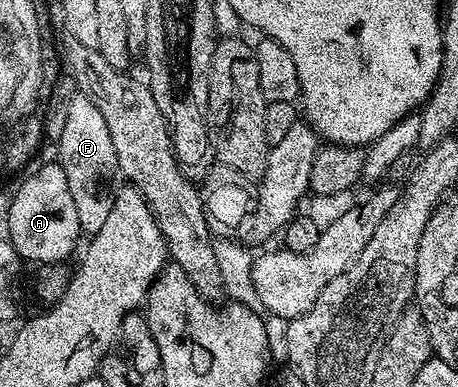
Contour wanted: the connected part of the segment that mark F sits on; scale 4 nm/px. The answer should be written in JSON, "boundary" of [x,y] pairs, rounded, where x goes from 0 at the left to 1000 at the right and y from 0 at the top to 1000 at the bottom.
{"boundary":[[[170,240],[155,261],[155,282],[146,282],[146,313],[138,323],[138,354],[120,364],[122,408],[138,447],[146,447],[146,488],[155,488],[155,519],[164,519],[164,553],[172,558],[172,581],[188,610],[201,612],[225,592],[234,558],[242,553],[247,509],[260,483],[260,416],[251,406],[251,375],[242,375],[242,344],[234,333],[234,313],[225,313],[225,292],[199,271],[188,245]]]}

